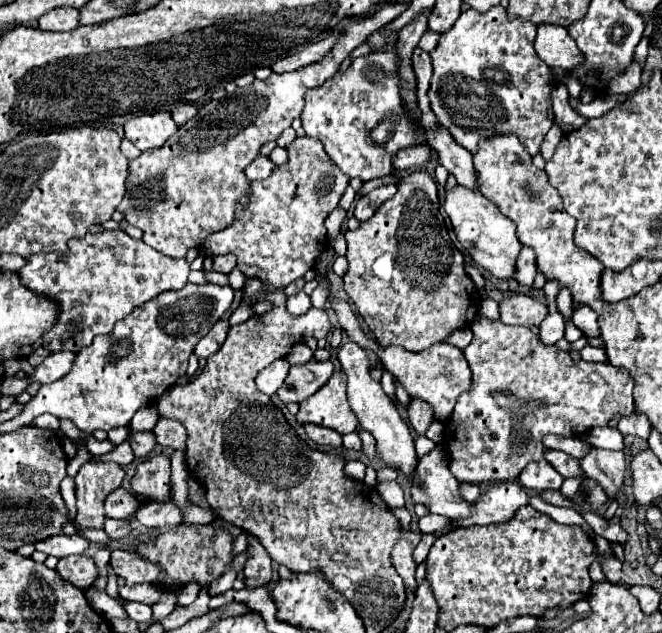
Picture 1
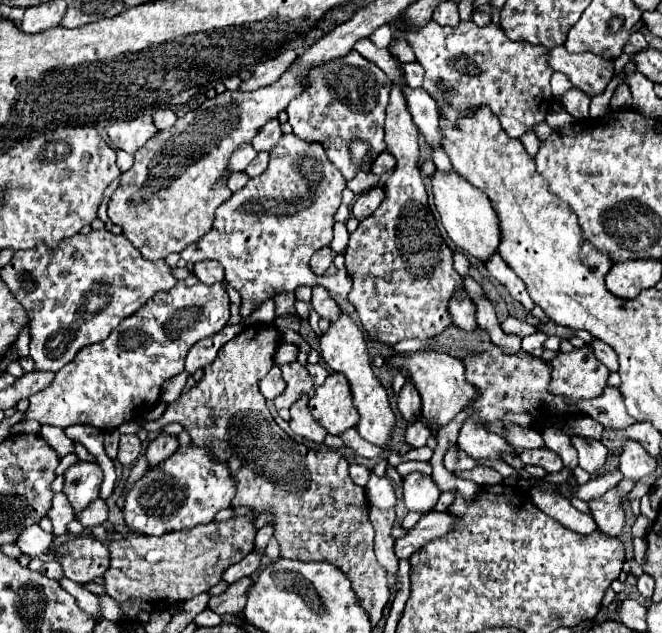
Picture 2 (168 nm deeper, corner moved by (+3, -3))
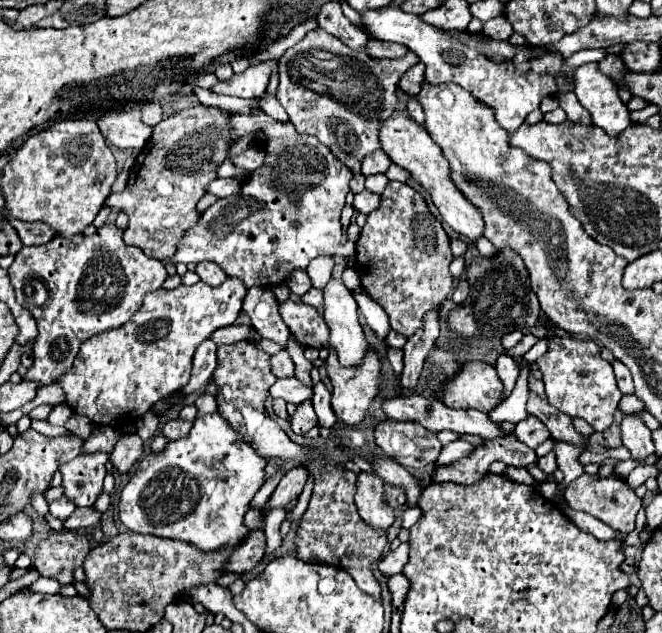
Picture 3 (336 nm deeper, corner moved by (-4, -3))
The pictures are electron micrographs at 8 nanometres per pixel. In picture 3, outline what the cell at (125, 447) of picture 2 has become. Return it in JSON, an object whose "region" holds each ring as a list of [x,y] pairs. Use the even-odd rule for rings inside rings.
{"region":[[[122,434],[110,460],[118,472],[128,472],[144,454],[144,440],[138,434]]]}

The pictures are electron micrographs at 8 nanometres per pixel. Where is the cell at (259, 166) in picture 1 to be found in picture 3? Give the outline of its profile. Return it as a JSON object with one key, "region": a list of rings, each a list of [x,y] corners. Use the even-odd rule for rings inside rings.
{"region":[[[216,178],[212,184],[208,184],[206,190],[210,194],[216,194],[218,198],[226,198],[226,196],[232,196],[234,192],[238,192],[240,186],[242,186],[242,182],[236,178]]]}

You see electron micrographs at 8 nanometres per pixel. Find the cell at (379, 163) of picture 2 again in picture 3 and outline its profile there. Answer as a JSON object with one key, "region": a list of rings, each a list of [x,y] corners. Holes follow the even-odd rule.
{"region":[[[376,150],[372,156],[366,156],[366,160],[361,164],[361,172],[364,176],[374,174],[385,174],[386,170],[390,168],[390,160],[382,150]]]}

